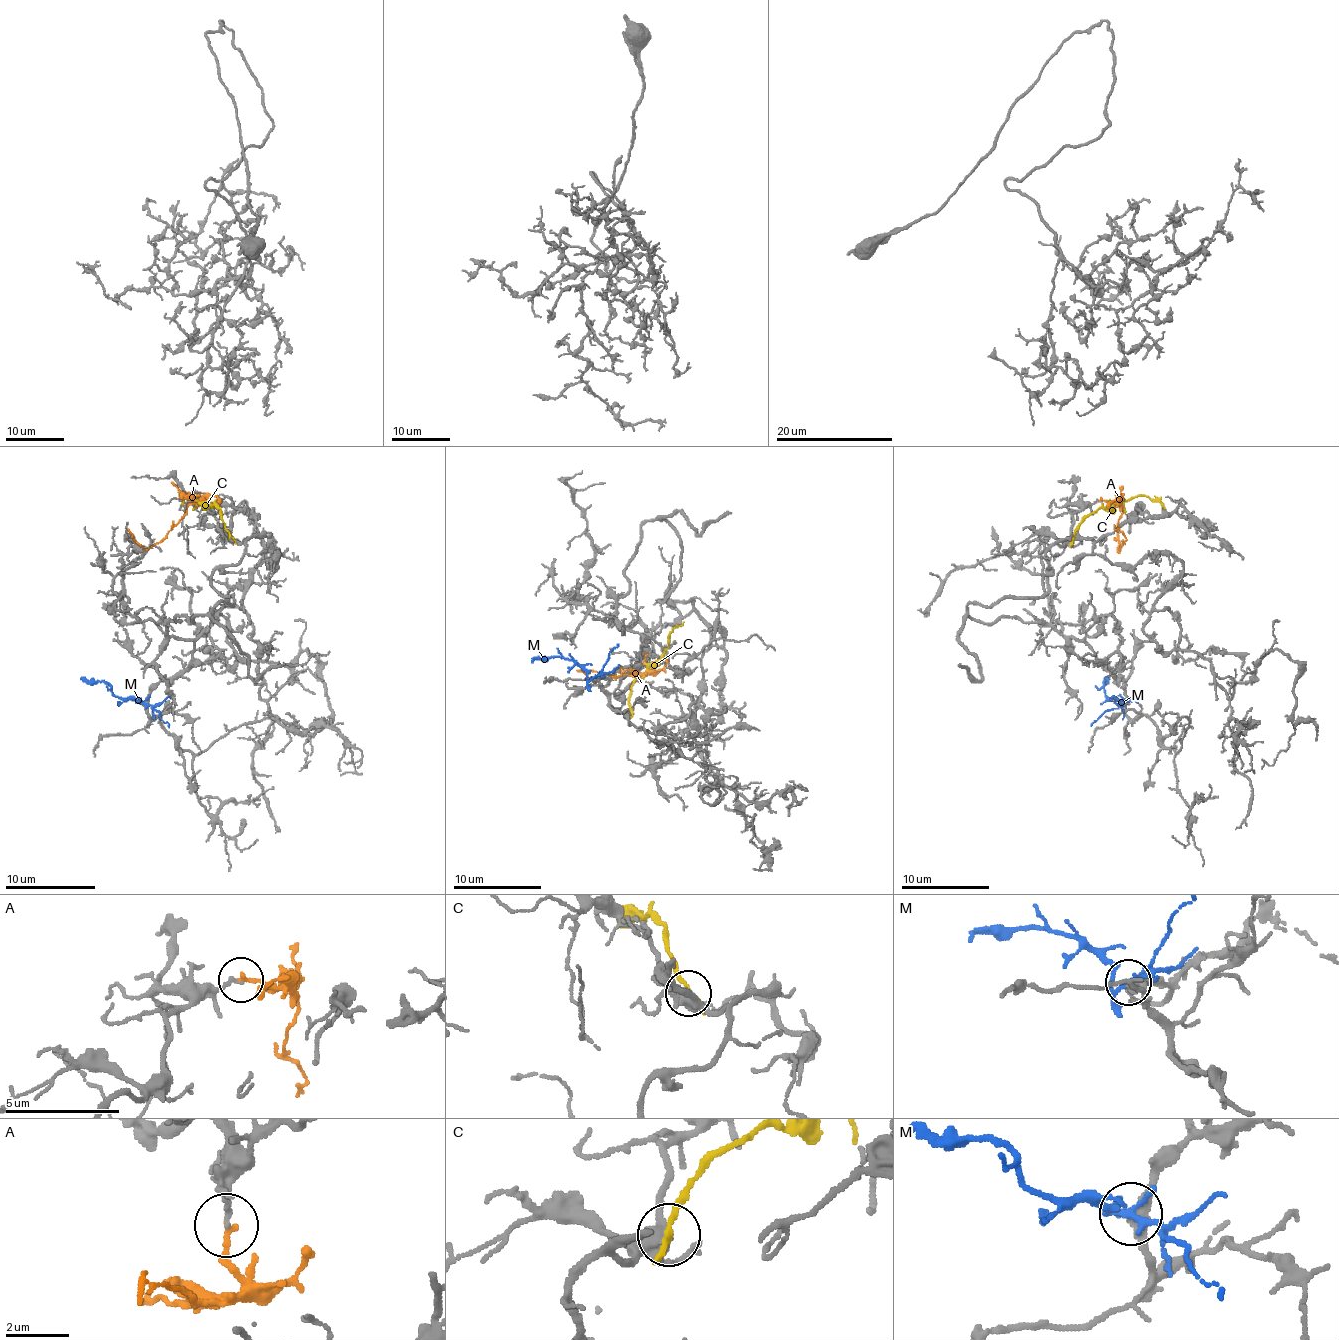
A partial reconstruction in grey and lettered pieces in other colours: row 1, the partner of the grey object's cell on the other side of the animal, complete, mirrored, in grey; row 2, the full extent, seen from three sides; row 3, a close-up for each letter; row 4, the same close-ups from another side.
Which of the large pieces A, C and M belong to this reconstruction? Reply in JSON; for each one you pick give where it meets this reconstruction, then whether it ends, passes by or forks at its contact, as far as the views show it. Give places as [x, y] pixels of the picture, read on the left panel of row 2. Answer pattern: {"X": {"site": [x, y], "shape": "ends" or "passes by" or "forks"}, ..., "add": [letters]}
{"add": []}

